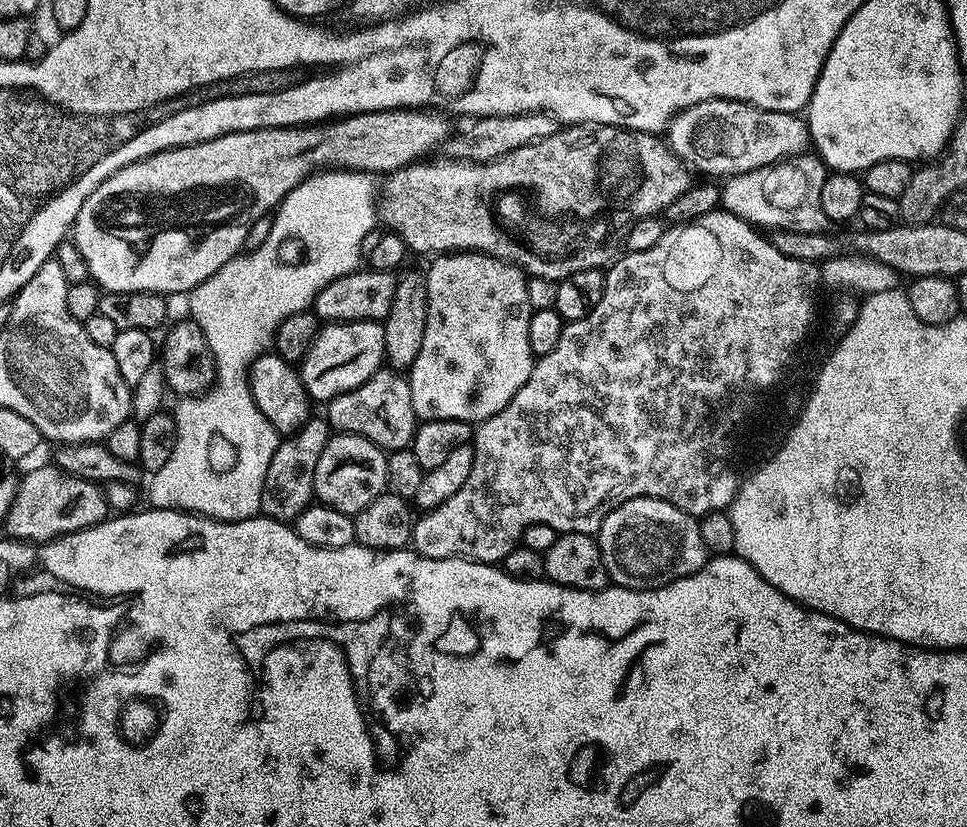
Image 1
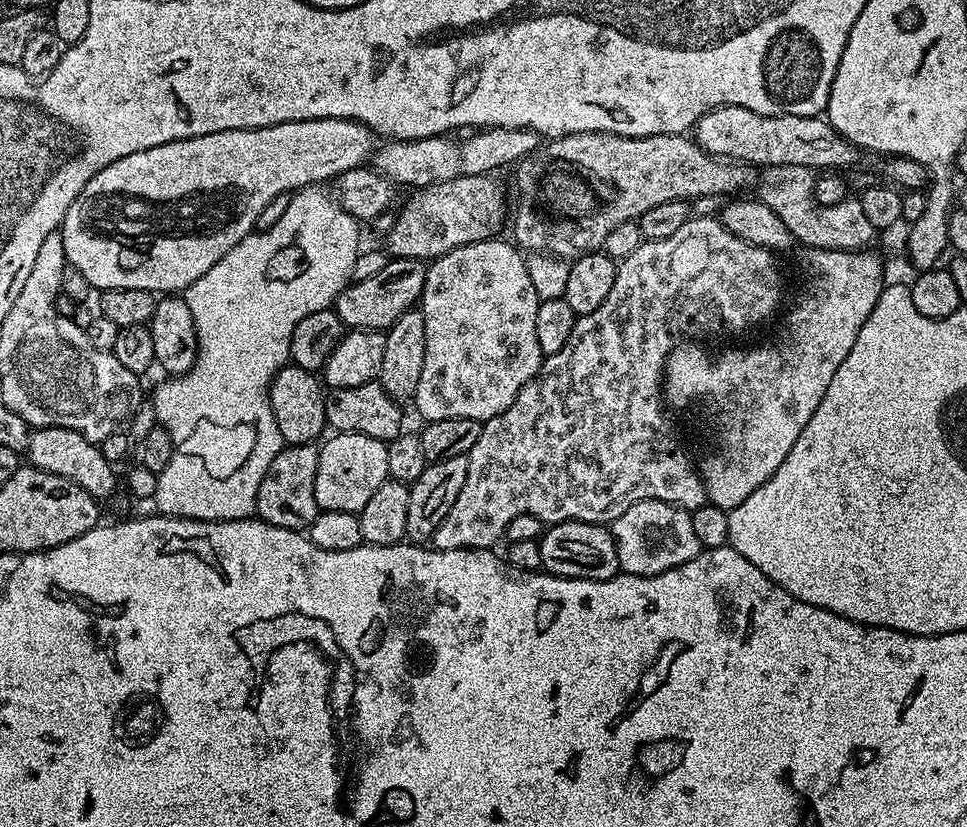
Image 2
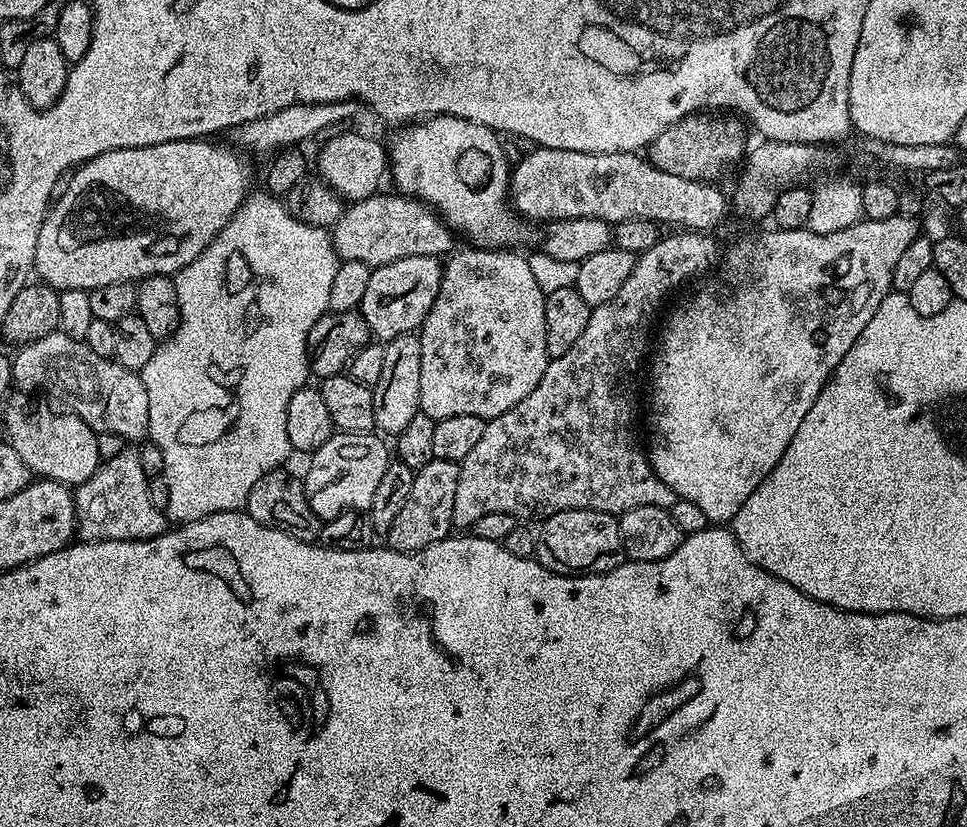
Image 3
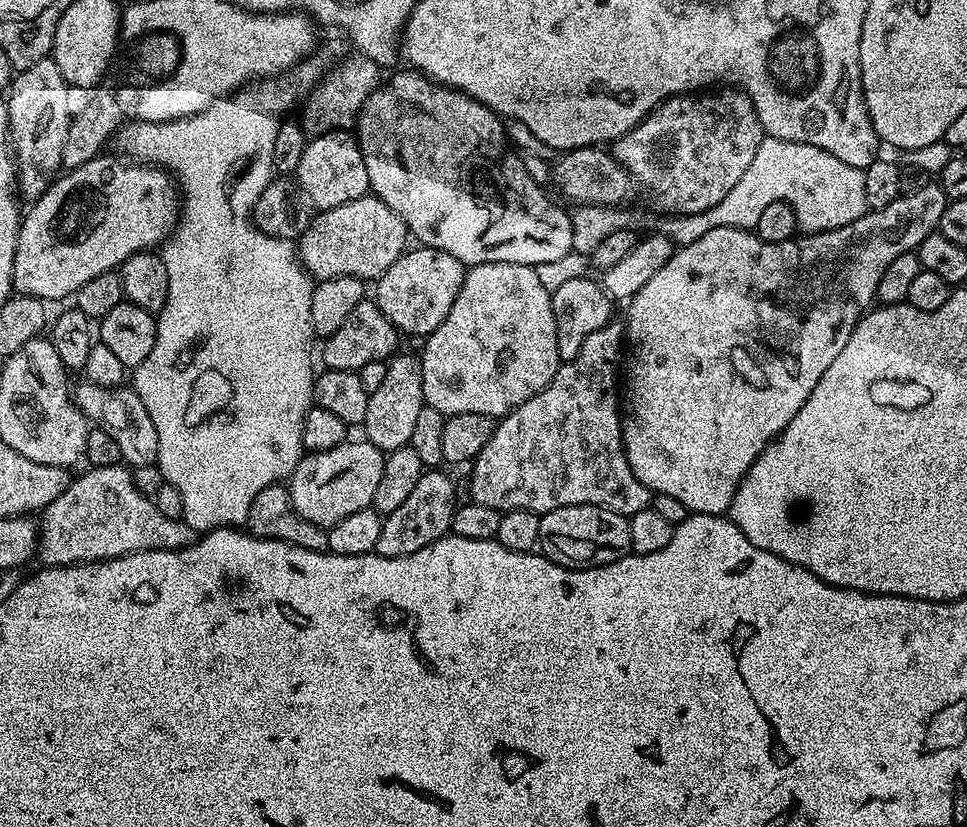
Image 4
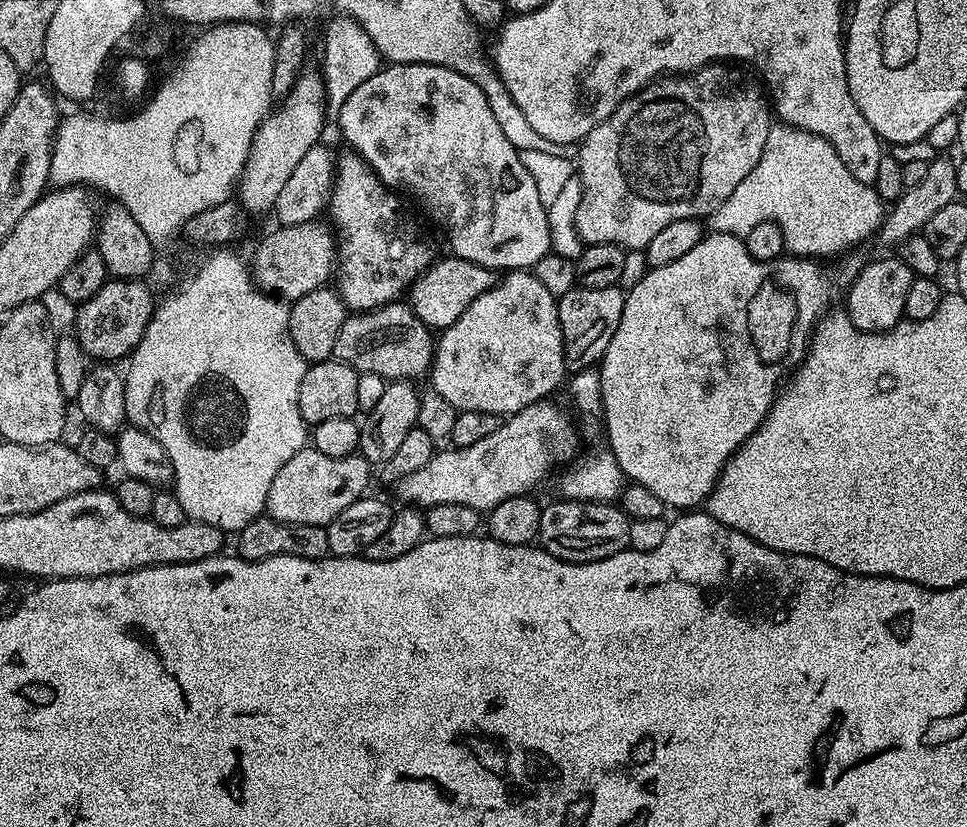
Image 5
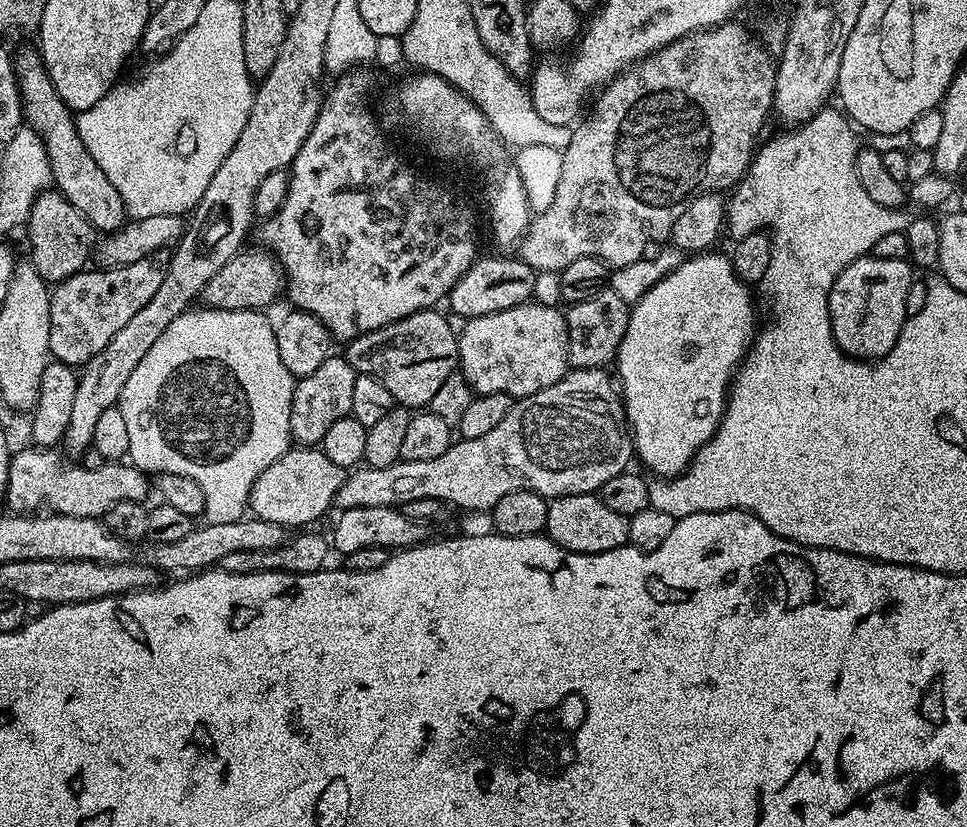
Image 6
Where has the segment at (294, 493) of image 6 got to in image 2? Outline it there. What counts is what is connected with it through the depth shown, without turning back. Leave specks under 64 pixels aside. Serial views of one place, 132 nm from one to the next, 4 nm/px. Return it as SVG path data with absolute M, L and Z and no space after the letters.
M338 432L329 435L319 445L319 449L318 474L314 482L318 506L326 512L342 510L359 514L366 502L370 502L374 490L378 490L378 486L382 486L382 482L389 479L386 466L387 443L378 438L366 438L366 434Z

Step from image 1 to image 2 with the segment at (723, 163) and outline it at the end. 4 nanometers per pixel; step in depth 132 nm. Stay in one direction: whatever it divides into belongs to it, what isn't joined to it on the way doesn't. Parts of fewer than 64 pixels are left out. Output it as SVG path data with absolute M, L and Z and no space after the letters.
M722 106L707 112L694 125L694 139L710 156L753 166L789 164L811 170L844 170L840 168L856 164L862 157L861 149L849 144L820 116L763 116L742 106Z

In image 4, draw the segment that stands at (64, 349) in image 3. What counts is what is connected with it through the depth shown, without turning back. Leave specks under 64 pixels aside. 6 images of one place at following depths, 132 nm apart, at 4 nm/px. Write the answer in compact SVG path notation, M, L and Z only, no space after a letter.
M81 382L75 385L74 399L80 413L87 416L93 425L102 427L106 434L118 441L120 459L125 465L137 468L156 463L158 458L158 430L154 430L154 422L150 422L150 413L142 406L142 398L130 386L107 388Z

